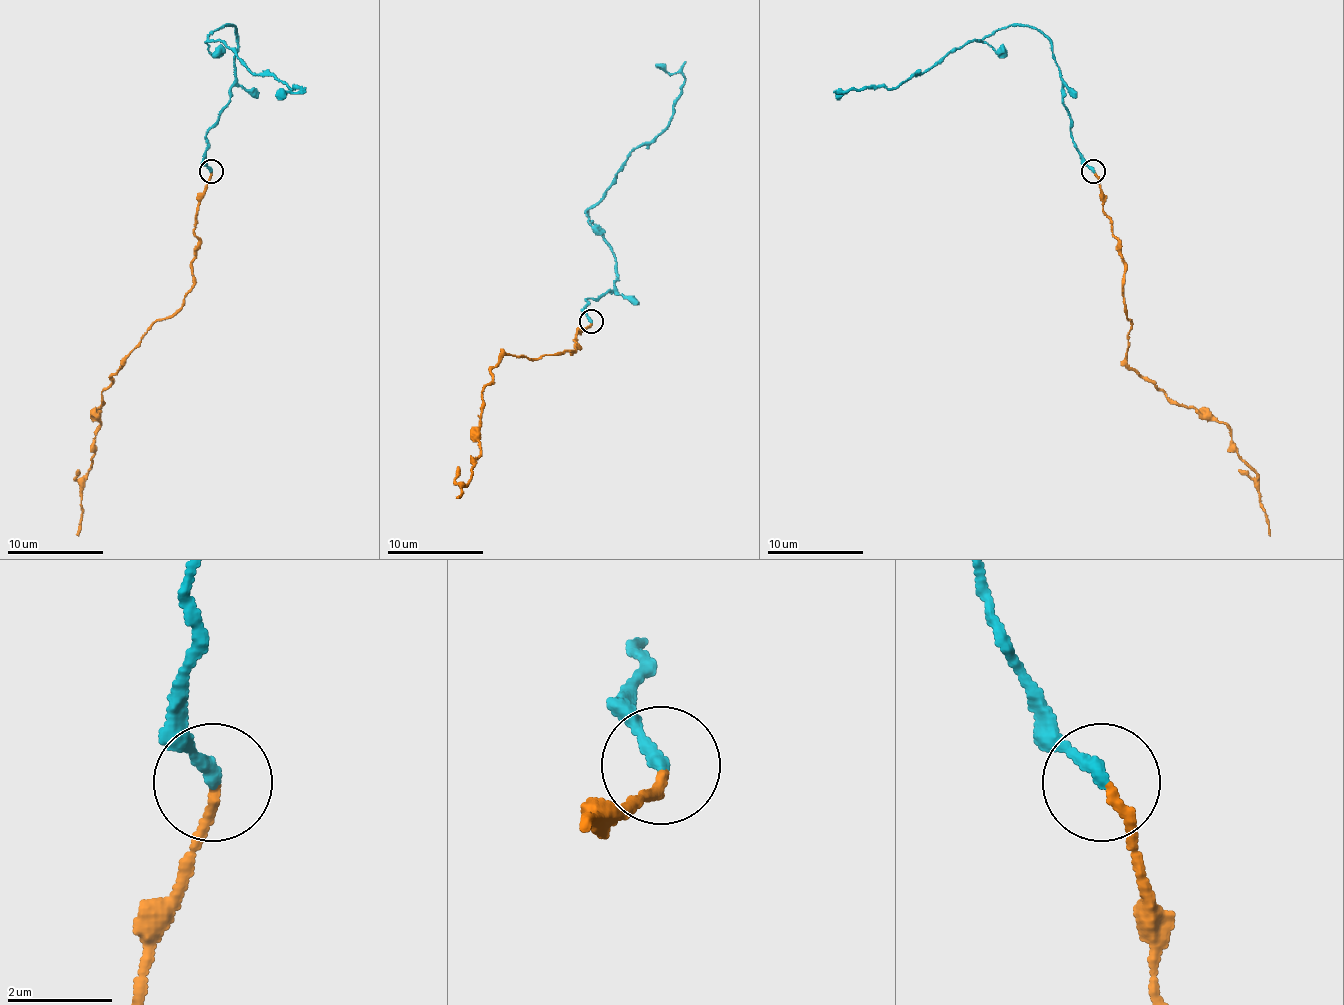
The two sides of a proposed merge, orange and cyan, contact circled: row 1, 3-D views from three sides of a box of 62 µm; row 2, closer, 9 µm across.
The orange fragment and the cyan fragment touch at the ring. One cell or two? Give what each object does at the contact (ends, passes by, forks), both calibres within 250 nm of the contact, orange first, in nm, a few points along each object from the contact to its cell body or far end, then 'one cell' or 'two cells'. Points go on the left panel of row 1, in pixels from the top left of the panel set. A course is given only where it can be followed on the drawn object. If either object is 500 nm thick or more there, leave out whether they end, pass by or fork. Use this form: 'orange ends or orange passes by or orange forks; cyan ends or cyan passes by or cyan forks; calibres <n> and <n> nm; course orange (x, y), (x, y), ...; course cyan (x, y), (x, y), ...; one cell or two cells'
orange ends; cyan ends; calibres 170 and 280 nm; course orange (211, 172), (194, 225), (192, 290), (170, 316), (151, 326), (101, 393), (101, 422), (77, 535); course cyan (211, 172), (206, 133), (238, 42), (218, 28), (209, 37), (254, 73), (305, 88), (276, 95); one cell

